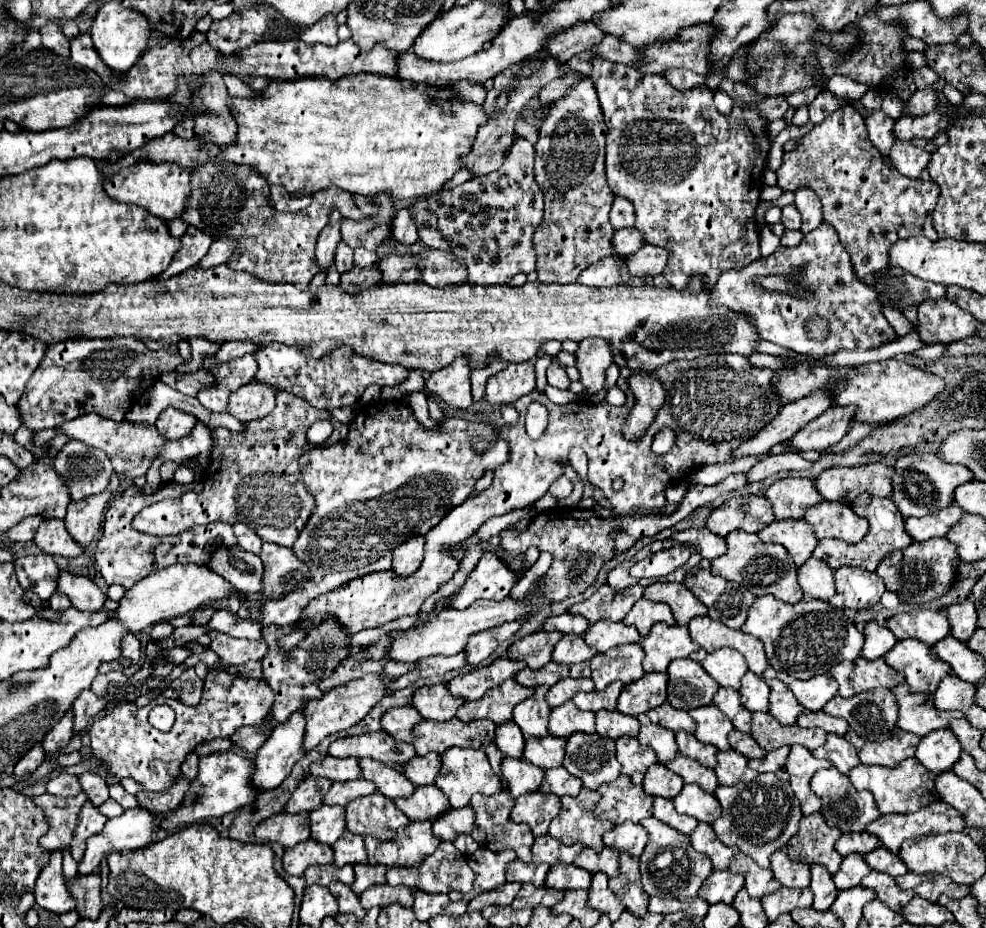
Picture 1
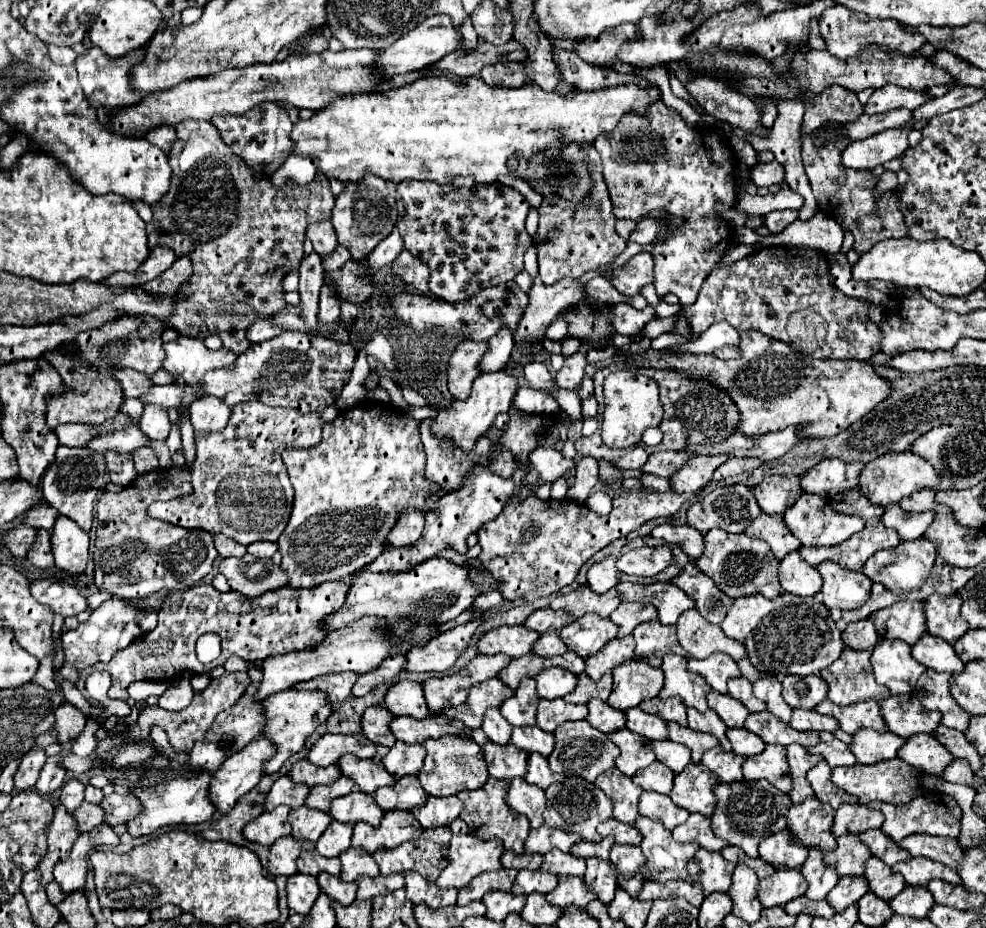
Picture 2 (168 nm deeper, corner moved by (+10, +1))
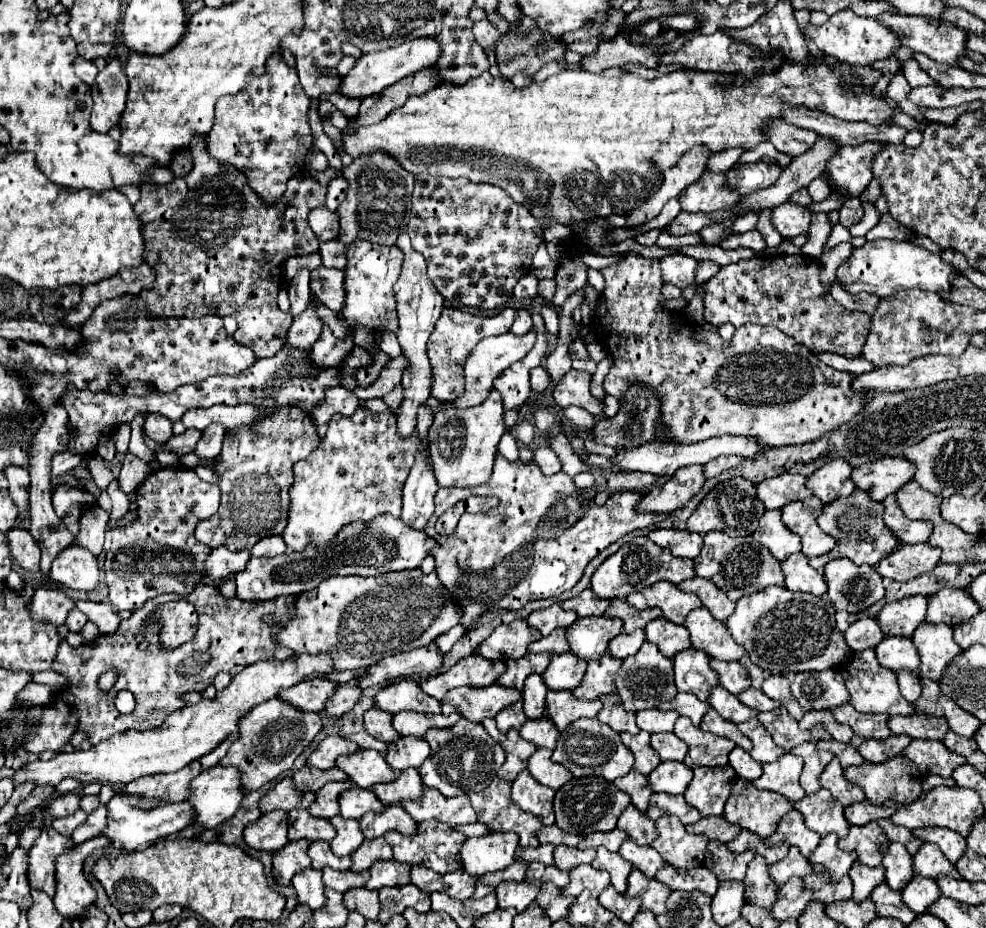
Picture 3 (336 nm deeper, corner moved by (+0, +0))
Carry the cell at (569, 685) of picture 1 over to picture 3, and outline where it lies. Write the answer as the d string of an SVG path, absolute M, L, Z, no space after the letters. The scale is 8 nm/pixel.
M554 653L552 663L544 671L544 683L552 691L574 691L586 671L584 659L578 659L572 653Z

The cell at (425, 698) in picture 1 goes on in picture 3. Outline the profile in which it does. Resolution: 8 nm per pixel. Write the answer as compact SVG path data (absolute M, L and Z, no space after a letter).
M404 679L384 687L376 695L376 705L392 715L400 711L418 711L418 713L440 713L440 703L426 695L416 681Z

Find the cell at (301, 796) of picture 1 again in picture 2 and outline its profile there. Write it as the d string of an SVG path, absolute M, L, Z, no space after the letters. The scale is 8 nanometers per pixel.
M282 776L274 782L270 794L266 794L264 810L274 810L280 804L286 804L290 808L300 808L304 806L308 790L310 788L306 784L294 784L288 776Z

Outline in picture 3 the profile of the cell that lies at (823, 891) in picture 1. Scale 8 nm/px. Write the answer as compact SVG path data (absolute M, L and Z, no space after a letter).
M836 835L822 837L820 845L816 847L810 859L812 865L824 865L824 869L830 873L830 883L838 883L856 861L856 853L846 853L838 849L836 841L838 841Z

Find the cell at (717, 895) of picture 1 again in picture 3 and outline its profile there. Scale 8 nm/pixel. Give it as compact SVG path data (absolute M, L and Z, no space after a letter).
M710 841L704 865L718 877L718 881L744 881L746 867L752 861L752 851L734 855L724 843Z

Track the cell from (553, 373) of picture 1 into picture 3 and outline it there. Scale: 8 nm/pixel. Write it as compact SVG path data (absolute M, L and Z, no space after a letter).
M536 367L530 371L530 387L534 391L546 391L550 387L550 375L544 367Z

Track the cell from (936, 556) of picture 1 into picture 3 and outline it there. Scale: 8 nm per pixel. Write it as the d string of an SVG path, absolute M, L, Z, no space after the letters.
M930 543L900 545L892 555L884 557L876 571L892 581L910 581L924 573L930 573L940 561L940 547Z

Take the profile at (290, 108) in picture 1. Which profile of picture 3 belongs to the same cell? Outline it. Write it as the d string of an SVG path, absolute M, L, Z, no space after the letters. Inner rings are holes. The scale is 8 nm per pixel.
M782 63L772 71L756 71L746 77L696 69L680 69L656 79L644 79L638 73L624 75L622 69L606 69L598 75L562 71L548 81L518 89L484 71L480 77L474 77L464 85L442 83L424 95L408 97L408 101L390 111L386 119L366 127L360 125L352 135L348 129L342 129L342 147L336 145L336 149L348 153L352 159L376 151L386 153L412 175L430 173L466 177L472 183L490 183L504 189L514 201L530 207L534 215L542 219L542 225L546 217L566 225L570 219L584 221L598 215L628 215L640 207L640 203L648 201L662 183L662 177L650 173L652 161L662 171L664 167L676 165L680 155L698 143L708 145L712 153L740 145L752 149L764 141L760 129L766 121L782 115L782 103L820 109L846 121L866 121L872 125L890 123L892 109L882 97L872 95L872 85L878 77L880 73L872 67L862 67L864 89L860 89L854 85L852 67L848 65L830 69L826 63ZM840 77L852 85L852 91L840 87Z

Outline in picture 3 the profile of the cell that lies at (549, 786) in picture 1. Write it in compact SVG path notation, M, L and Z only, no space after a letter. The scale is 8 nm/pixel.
M536 749L536 753L528 759L528 771L538 783L550 789L560 789L564 783L572 779L572 775L560 763L554 763L550 755L550 749Z

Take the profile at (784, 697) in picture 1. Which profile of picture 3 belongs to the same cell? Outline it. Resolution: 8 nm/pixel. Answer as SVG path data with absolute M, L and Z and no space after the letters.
M772 675L764 681L762 685L762 691L770 697L770 699L776 699L780 701L782 707L788 709L788 713L794 717L794 719L802 719L804 717L804 709L800 707L800 703L794 699L792 691L790 691L790 679L784 677L784 675Z

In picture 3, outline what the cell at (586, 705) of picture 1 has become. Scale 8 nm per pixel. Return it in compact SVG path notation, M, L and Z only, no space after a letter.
M608 651L598 659L598 661L590 661L586 675L580 683L580 687L576 687L576 691L572 691L572 695L576 699L598 699L600 695L606 693L616 693L616 683L614 683L614 675L620 669L620 661L612 659L612 655L608 655Z

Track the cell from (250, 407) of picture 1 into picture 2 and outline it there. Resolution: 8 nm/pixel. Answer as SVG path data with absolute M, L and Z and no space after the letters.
M200 398L190 406L190 420L194 430L218 432L228 424L230 406L218 398Z

